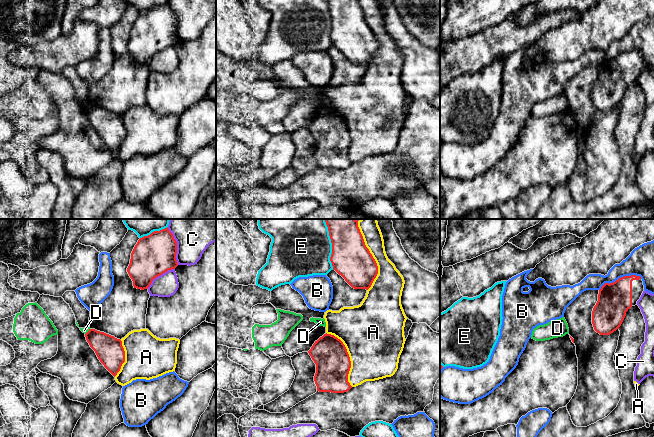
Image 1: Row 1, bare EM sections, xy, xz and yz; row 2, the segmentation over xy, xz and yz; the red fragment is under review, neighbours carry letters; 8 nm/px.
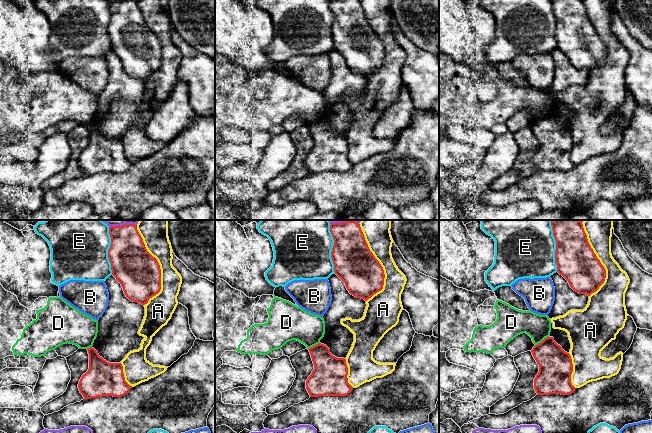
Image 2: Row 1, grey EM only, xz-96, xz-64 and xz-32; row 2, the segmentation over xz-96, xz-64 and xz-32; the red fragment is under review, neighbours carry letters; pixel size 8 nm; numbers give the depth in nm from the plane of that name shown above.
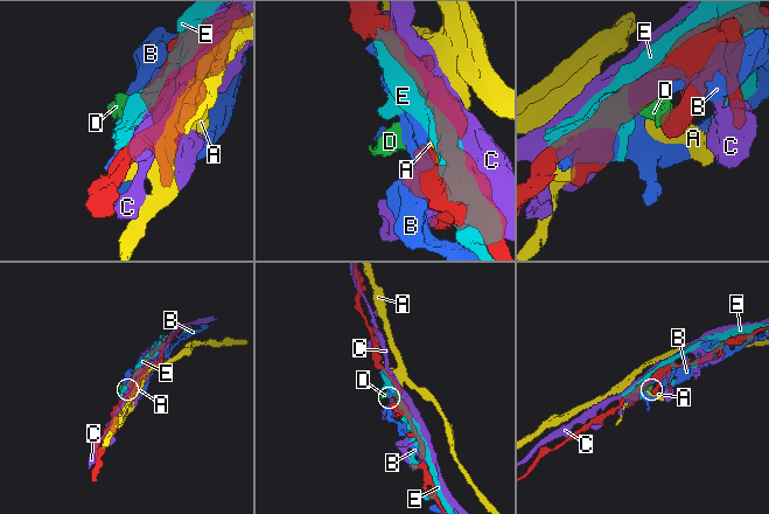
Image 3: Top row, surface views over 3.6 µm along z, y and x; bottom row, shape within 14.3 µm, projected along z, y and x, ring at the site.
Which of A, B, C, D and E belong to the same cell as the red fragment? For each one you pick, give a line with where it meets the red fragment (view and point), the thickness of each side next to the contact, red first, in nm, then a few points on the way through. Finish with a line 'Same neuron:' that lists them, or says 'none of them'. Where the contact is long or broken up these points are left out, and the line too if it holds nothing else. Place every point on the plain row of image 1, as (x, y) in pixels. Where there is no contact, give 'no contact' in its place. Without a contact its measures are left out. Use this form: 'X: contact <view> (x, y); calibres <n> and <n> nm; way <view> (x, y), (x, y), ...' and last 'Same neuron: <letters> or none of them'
Same neuron: none of them

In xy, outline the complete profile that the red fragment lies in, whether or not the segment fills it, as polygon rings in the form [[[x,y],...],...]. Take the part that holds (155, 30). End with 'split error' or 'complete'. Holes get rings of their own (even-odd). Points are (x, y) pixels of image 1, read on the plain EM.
[[[168,3],[140,14],[135,21],[127,48],[134,64],[148,65],[152,57],[178,42],[177,18]]]; complete

